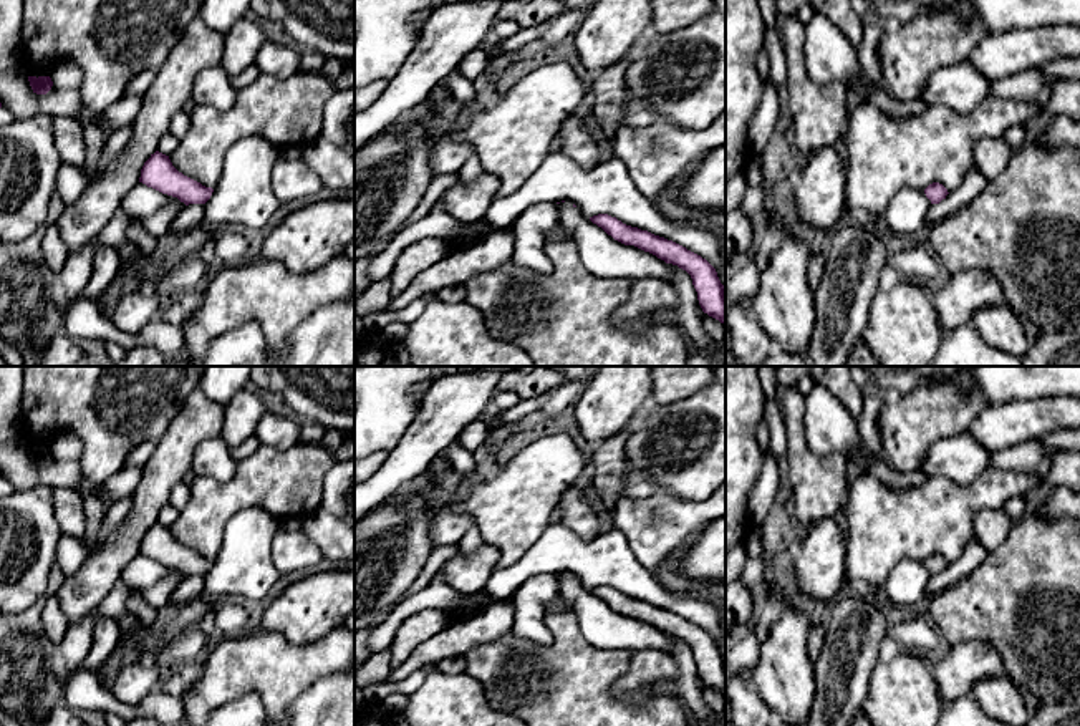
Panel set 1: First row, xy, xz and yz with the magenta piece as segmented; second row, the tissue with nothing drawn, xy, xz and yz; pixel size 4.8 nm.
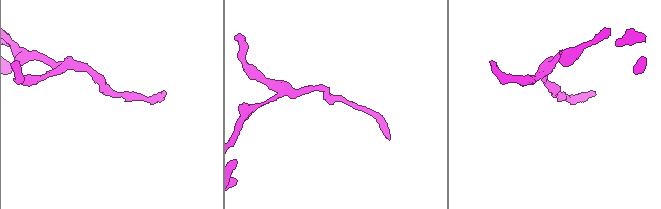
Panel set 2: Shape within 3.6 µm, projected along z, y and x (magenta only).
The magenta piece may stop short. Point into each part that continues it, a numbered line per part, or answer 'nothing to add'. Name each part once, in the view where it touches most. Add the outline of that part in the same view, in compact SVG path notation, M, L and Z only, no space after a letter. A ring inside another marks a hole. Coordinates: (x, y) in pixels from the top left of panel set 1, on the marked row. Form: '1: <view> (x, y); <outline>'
nothing to add

